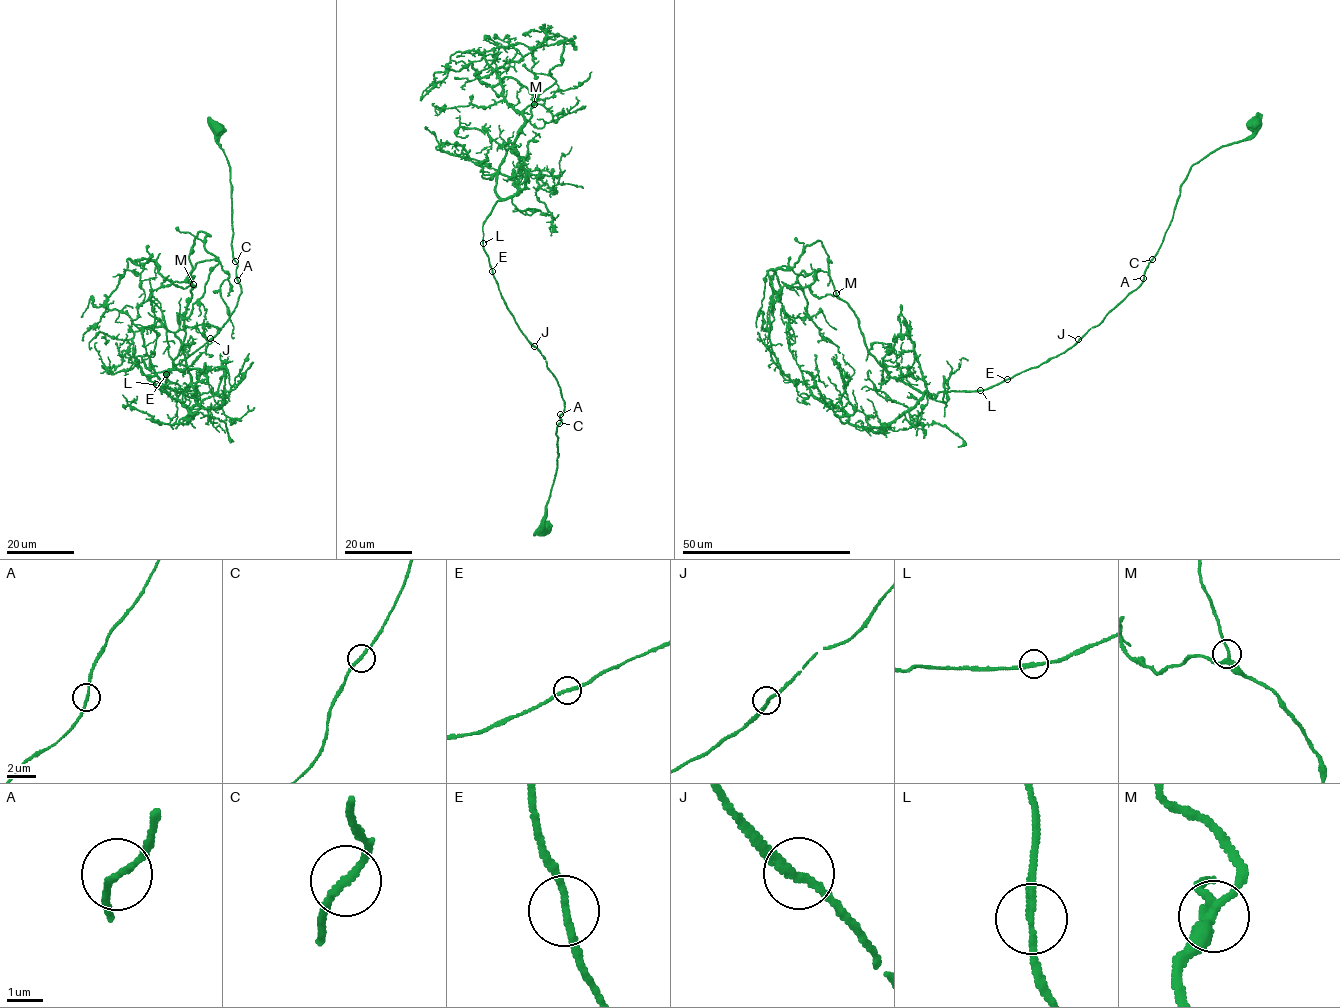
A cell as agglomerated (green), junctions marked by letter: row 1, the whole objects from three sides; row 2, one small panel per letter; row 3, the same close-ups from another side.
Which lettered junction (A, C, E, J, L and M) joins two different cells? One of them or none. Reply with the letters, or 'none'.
none

